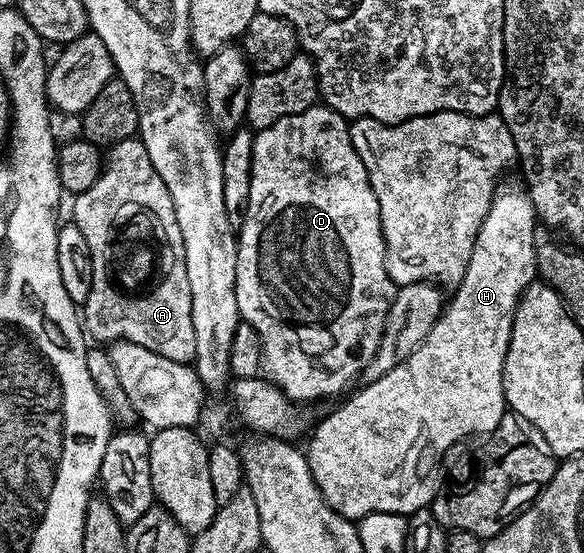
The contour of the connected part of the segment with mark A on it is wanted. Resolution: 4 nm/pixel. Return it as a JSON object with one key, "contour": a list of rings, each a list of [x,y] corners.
{"contour":[[[140,138],[124,139],[108,148],[103,170],[95,185],[83,194],[76,196],[73,202],[72,222],[87,237],[87,245],[91,248],[93,276],[91,277],[91,293],[87,293],[87,301],[83,305],[83,327],[94,340],[106,341],[125,340],[138,343],[173,361],[192,364],[195,360],[195,325],[191,325],[191,284],[187,281],[187,257],[183,249],[183,233],[179,233],[179,221],[175,221],[175,205],[171,201],[171,193],[167,185],[163,185],[163,177],[155,173],[155,165],[151,165],[151,157],[147,157],[147,149],[141,144]]]}

